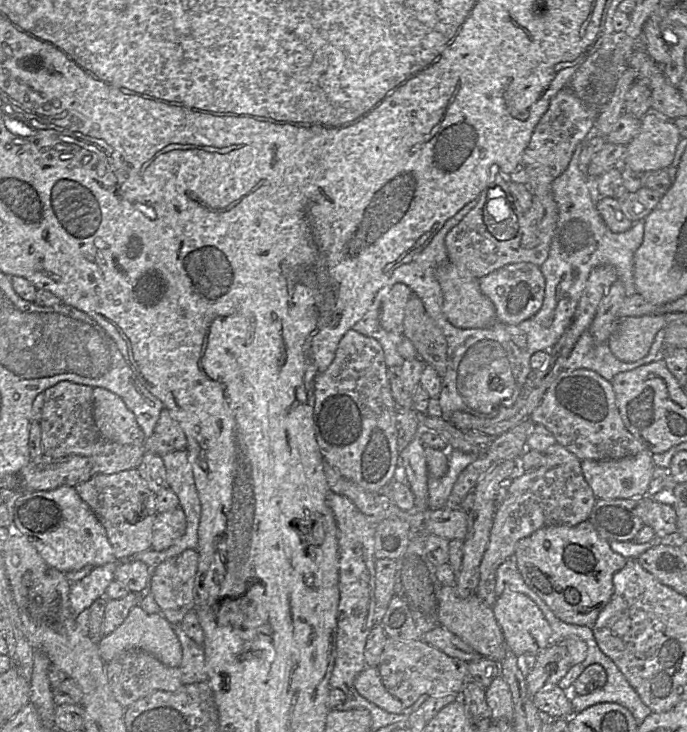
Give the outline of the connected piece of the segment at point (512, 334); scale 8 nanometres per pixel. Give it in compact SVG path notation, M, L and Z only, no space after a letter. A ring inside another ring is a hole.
M580 144L574 151L572 159L567 169L559 175L551 185L551 195L557 205L558 220L550 245L547 259L540 266L545 279L544 300L540 310L531 318L517 324L505 325L496 323L487 328L460 329L454 327L444 316L443 294L441 286L436 278L436 270L439 266L448 262L445 247L445 237L447 233L456 226L462 218L477 204L477 198L470 204L462 207L454 216L448 219L441 229L435 234L427 246L409 262L397 267L390 276L387 283L377 292L371 306L352 329L356 332L376 339L384 352L386 365L402 366L405 359L398 353L397 347L402 340L402 334L385 331L379 324L379 312L383 299L391 288L402 283L408 286L413 295L416 295L423 303L427 314L441 329L447 341L447 370L442 379L442 389L438 400L442 409L442 418L448 422L452 413L456 411L468 413L476 417L489 417L495 414L502 406L512 405L518 398L528 375L532 371L530 359L532 355L539 351L548 351L564 335L566 329L571 324L578 302L586 286L587 279L592 269L597 266L609 264L616 269L618 279L623 283L626 296L637 293L634 281L634 254L642 243L644 235L643 219L633 223L632 227L624 232L612 232L603 221L596 208L597 197L591 187L590 179L579 169L579 156L583 145Z

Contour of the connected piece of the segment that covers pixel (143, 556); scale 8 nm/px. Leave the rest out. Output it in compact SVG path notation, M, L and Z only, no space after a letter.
M178 450L169 452L162 456L163 463L166 468L166 476L169 488L177 495L179 499L179 507L185 513L186 516L186 530L183 536L175 541L169 548L162 551L155 551L153 549L136 553L126 560L139 560L144 562L149 568L153 569L163 561L181 554L187 549L197 549L198 545L198 530L201 517L201 503L198 496L198 492L195 486L195 480L193 470L188 460L188 454L186 450Z

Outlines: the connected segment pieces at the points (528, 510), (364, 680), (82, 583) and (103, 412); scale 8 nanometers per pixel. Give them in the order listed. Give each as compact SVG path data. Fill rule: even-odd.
M560 444L548 448L545 462L531 472L518 472L507 482L507 494L497 508L489 542L480 565L480 579L475 595L493 608L498 567L513 557L517 542L540 528L551 525L576 526L586 521L596 502L596 497L586 482L581 461Z
M367 666L354 681L358 693L388 713L399 714L405 707L384 687L378 668Z
M117 561L94 567L88 575L70 585L69 602L74 616L104 597L106 588L114 580L116 566Z
M101 387L93 388L93 416L104 439L122 445L144 446L145 435L134 414L115 393Z

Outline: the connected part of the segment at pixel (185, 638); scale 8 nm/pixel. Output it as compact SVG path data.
M176 625L174 632L182 648L182 660L179 665L182 684L207 682L203 647L192 640L179 625Z

